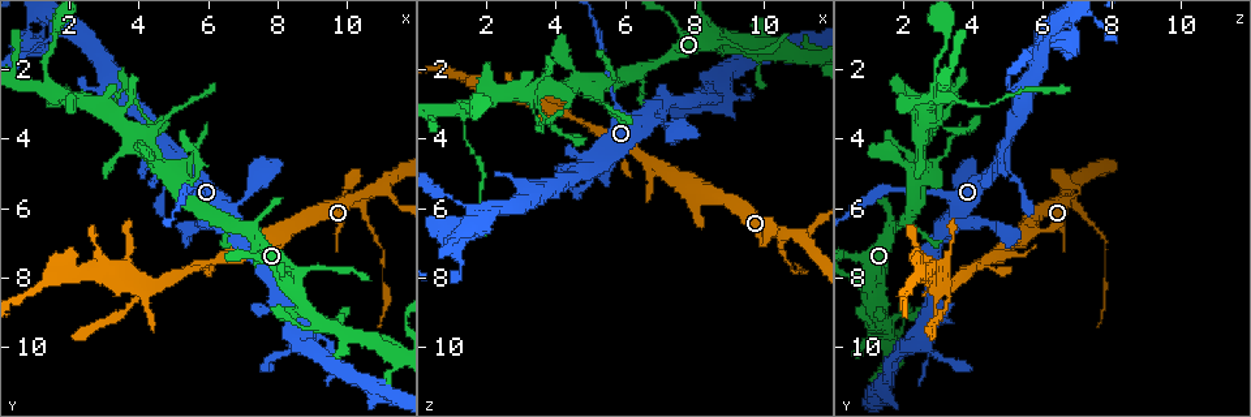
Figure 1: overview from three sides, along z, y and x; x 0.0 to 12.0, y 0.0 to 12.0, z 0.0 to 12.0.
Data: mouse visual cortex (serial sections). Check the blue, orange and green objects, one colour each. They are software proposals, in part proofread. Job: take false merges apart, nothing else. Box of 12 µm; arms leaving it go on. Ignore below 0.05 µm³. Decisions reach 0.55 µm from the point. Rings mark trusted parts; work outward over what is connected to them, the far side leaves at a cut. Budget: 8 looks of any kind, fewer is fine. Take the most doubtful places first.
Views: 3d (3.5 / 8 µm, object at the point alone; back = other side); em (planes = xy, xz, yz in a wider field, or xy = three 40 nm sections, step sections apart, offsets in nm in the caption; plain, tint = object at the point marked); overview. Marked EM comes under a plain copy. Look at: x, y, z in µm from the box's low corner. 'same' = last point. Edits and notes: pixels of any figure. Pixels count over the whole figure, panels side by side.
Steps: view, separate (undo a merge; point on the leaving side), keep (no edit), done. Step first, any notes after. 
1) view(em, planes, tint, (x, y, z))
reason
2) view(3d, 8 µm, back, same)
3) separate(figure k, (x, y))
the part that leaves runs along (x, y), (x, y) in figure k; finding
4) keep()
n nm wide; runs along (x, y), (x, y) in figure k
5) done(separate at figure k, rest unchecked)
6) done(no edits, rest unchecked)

view(3d, 3.5 µm, back, (10.5, 6.1, 7.2))

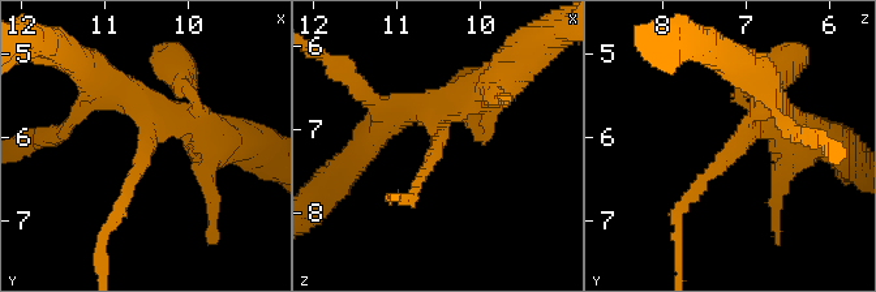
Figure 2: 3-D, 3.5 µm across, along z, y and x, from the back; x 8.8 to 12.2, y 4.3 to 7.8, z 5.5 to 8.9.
view(em, xy, step 3, tint, (10.45, 6.15, 7.15))
arms of 150, 300 nm; now the EM

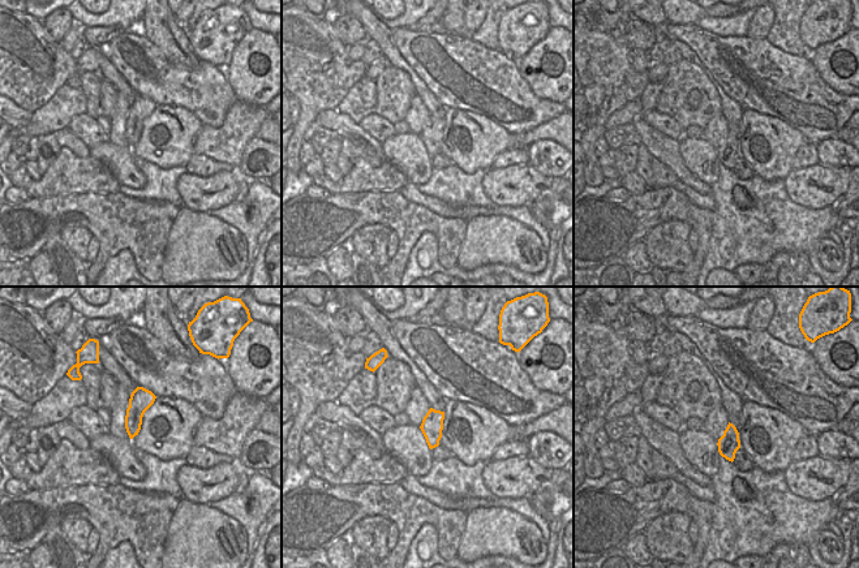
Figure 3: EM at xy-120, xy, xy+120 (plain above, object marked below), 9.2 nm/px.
keep()
runs along (778, 115), (761, 107), (678, 211) in figure 2; one cell here

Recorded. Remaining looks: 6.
view(3d, 8 µm, (4.3, 8.1, 3.3))
thin arm on a thick one

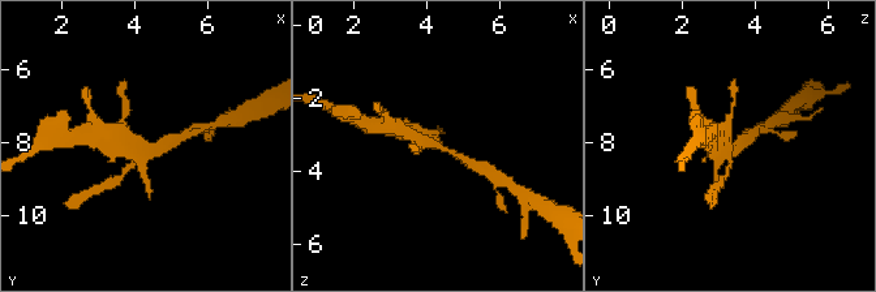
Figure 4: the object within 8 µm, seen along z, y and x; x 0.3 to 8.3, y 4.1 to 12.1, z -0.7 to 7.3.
view(3d, 3.5 µm, (4.2, 8.2, 3.3))

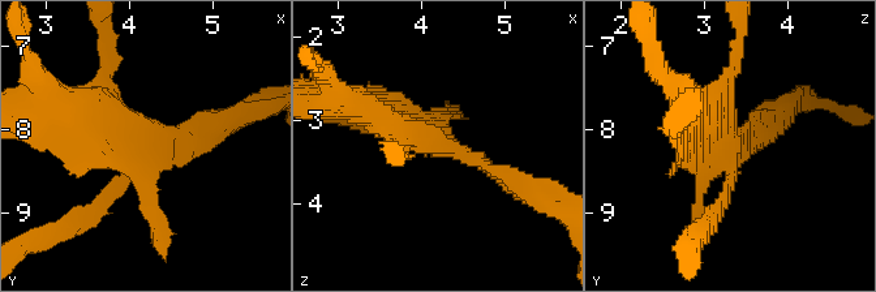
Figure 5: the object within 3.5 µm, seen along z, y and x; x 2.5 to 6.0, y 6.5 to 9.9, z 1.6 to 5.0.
view(em, xy, step 3, tint, (4.25, 8.10, 3.30))
need the tissue

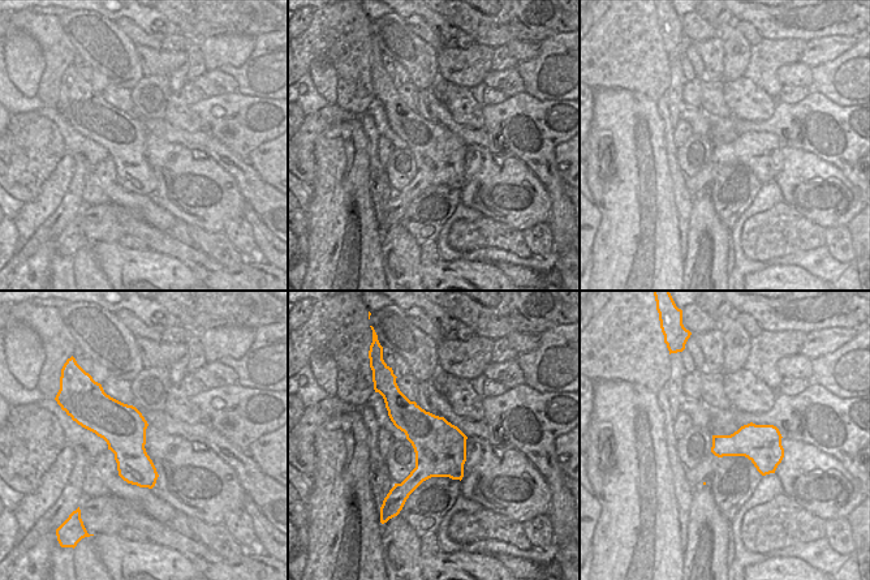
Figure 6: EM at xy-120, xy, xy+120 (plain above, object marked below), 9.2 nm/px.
keep()
480 nm wide; runs along (518, 183), (369, 112) in figure 5; continuous, no second cell

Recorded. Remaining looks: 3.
view(3d, 8 µm, (1.6, 2.8, 3.0))
four arms meet

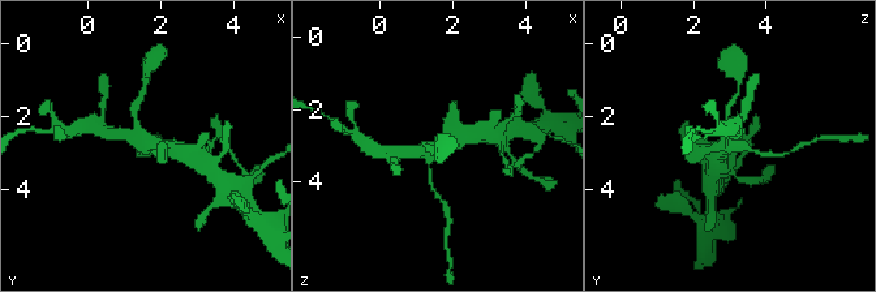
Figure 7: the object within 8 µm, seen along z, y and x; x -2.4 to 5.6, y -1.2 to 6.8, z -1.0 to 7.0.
view(3d, 3.5 µm, (1.6, 2.7, 3.0))
zoom in

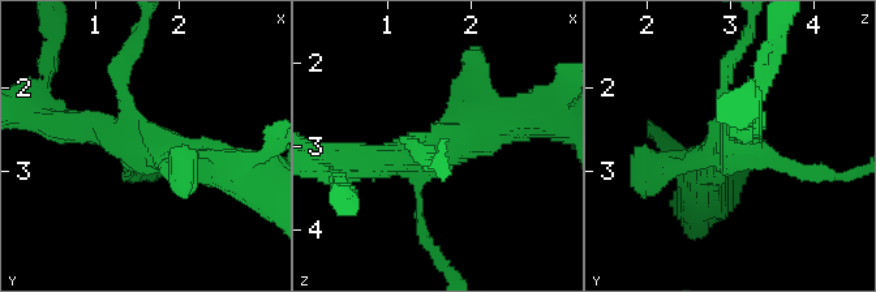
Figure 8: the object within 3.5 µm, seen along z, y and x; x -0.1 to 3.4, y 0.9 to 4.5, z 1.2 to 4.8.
view(em, xy, step 2, tint, (1.60, 2.75, 3.05))
4 arms; arms of 150, 150, 350, 450 nm; now the EM

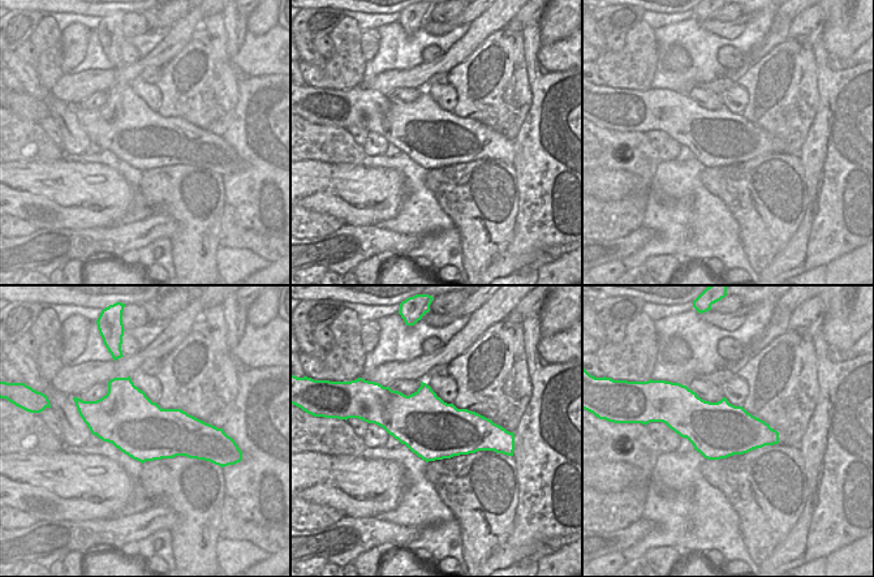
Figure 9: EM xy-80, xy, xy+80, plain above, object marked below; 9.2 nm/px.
keep()
all the same cell

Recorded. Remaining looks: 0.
done(no edits, rest unchecked)

